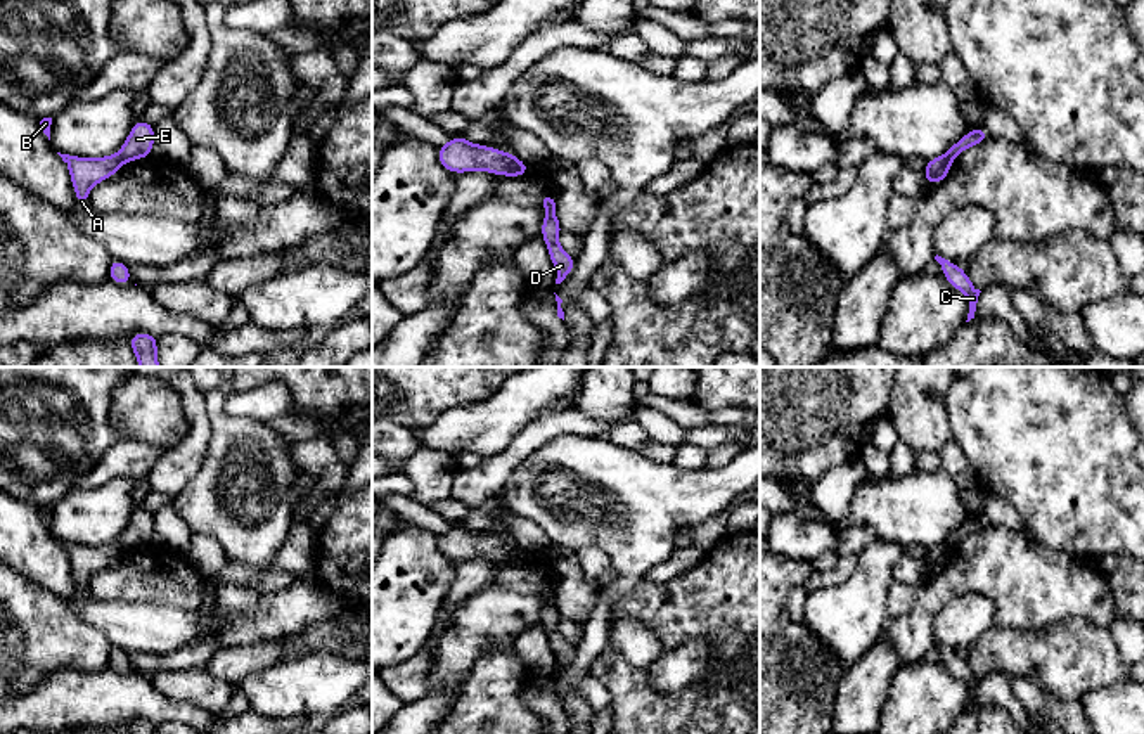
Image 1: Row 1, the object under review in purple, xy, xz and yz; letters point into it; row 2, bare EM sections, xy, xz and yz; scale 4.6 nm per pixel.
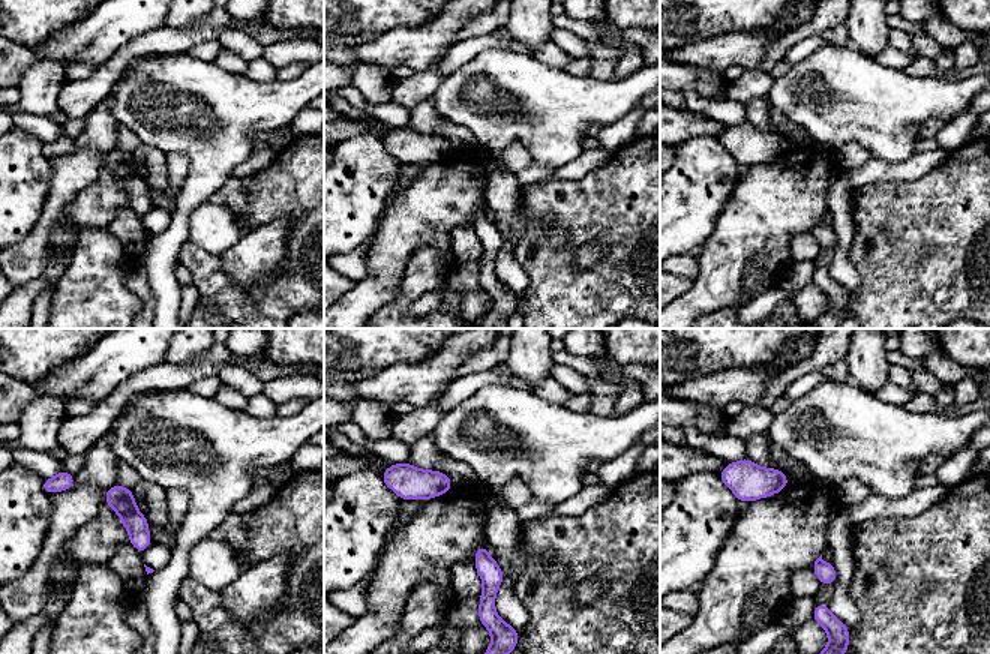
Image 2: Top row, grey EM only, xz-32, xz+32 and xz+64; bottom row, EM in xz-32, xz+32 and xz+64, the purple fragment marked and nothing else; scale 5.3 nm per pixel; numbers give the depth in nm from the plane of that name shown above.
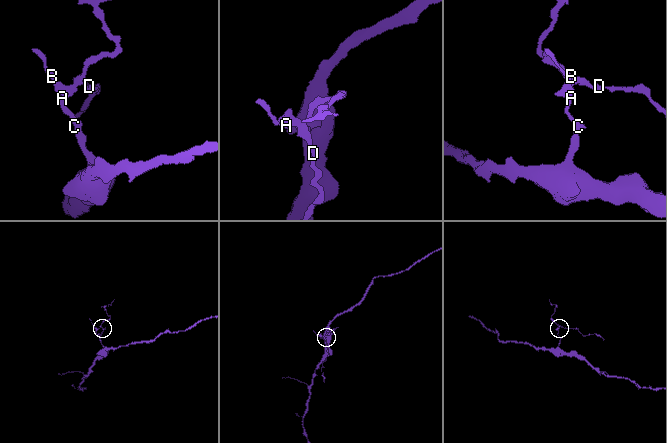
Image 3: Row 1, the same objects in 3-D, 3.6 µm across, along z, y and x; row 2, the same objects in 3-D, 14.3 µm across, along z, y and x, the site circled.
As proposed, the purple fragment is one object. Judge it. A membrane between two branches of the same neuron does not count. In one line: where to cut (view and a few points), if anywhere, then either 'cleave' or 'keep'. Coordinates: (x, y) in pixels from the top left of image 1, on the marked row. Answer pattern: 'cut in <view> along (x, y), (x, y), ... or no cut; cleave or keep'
cut in xz along (516, 158), (507, 173); cleave

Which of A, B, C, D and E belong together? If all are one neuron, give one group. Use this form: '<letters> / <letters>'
A B C / D E

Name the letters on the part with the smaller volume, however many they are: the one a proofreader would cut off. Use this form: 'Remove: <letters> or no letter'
Remove: D, E

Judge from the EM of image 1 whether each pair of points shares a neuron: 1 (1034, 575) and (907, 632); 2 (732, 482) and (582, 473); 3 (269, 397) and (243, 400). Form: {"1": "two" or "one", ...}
{"1": "one", "2": "one", "3": "one"}

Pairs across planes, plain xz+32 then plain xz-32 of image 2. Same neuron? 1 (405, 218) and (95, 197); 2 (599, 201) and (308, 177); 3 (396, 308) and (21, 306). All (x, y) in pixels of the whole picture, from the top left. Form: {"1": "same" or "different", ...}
{"1": "same", "2": "same", "3": "different"}

